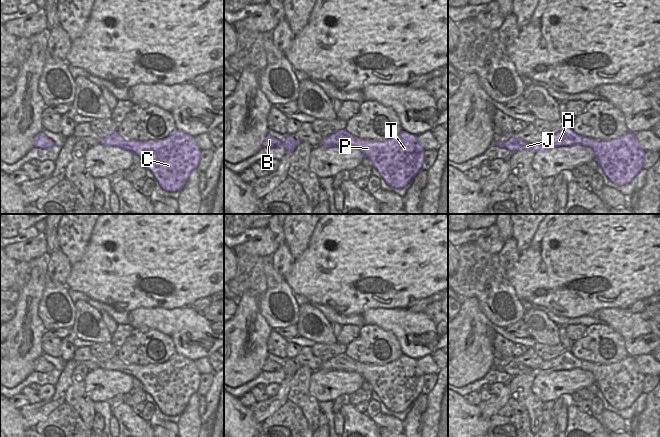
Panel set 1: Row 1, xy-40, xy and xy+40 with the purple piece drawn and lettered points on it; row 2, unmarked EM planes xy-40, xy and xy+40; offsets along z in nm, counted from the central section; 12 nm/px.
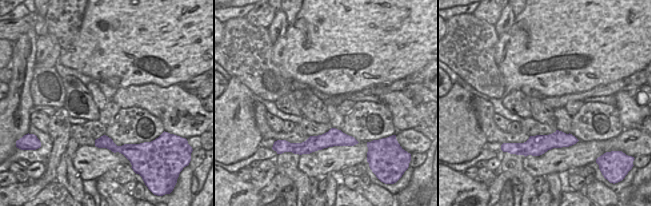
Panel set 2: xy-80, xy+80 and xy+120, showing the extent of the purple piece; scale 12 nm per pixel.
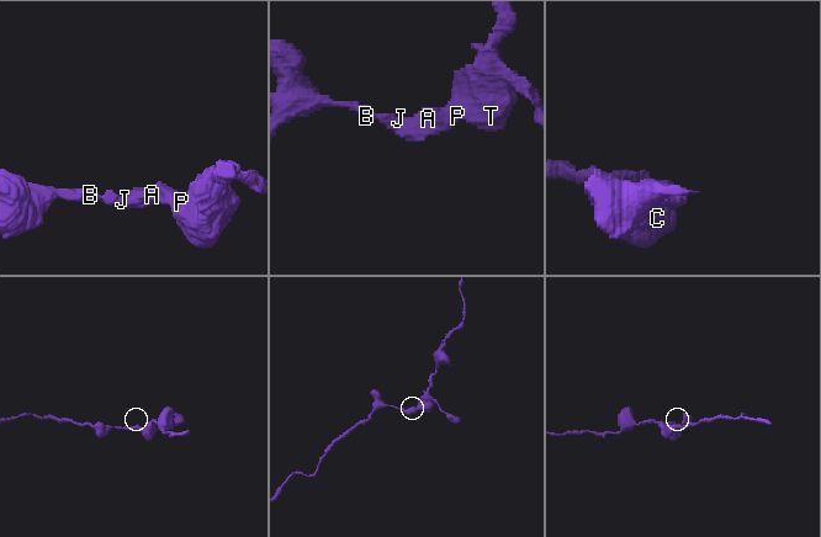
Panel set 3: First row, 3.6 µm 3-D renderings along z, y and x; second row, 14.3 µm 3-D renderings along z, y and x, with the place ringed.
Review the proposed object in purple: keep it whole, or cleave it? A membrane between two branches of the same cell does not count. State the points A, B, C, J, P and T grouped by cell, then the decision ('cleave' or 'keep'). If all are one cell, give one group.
A B C J P T; keep

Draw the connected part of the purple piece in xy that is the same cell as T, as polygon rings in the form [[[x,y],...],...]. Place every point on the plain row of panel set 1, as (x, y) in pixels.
[[[342,353],[324,361],[320,370],[360,374],[383,404],[395,413],[405,411],[422,394],[425,376],[417,360],[406,355],[385,365],[372,365],[355,361]]]

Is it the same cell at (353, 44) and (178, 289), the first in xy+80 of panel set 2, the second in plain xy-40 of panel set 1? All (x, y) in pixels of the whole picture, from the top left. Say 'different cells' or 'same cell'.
same cell

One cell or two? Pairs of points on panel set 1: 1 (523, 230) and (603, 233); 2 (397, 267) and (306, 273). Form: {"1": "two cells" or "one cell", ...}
{"1": "two cells", "2": "one cell"}

